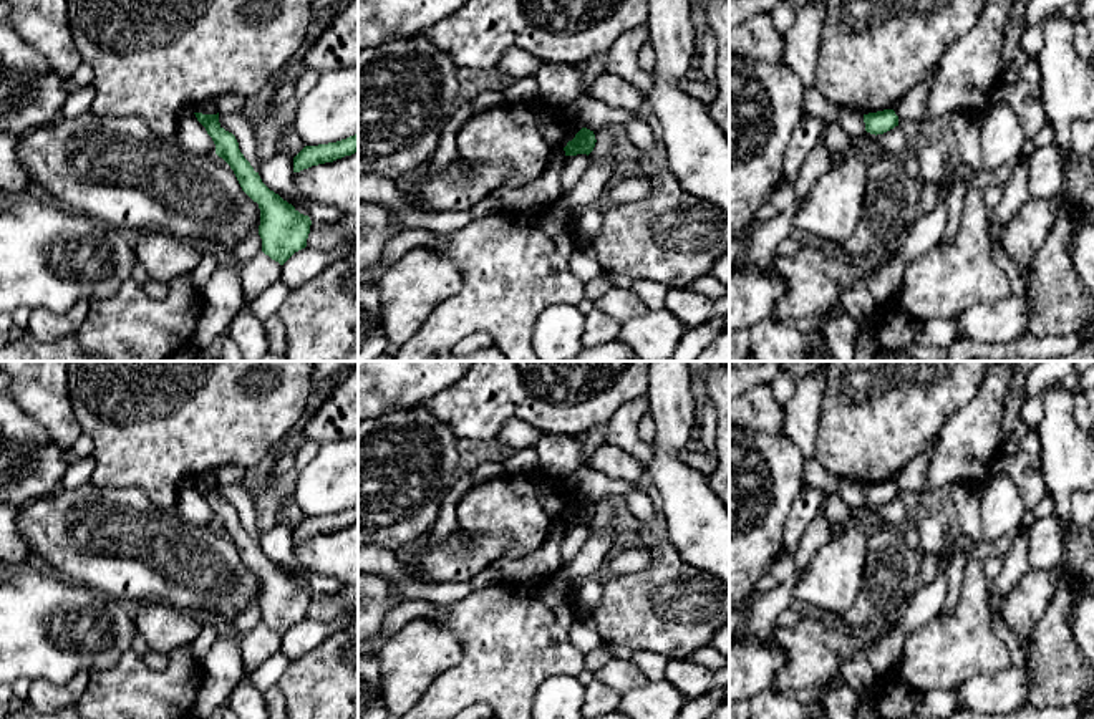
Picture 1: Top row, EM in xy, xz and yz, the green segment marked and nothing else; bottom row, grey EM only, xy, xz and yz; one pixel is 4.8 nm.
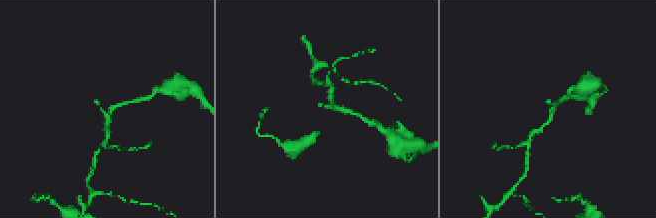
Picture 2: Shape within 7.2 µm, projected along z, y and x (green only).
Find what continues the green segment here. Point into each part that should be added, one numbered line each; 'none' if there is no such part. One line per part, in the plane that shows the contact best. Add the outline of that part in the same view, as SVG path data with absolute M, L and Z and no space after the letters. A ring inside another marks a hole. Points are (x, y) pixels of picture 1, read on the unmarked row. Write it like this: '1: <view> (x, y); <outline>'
none

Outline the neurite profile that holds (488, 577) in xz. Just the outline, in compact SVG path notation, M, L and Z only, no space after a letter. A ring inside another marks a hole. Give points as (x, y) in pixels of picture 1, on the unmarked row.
M497 568L479 572L471 581L476 590L504 583L502 573Z

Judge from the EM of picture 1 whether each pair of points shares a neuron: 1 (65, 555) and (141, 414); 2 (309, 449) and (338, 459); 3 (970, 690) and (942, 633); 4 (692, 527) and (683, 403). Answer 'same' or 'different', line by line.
1: different
2: different
3: different
4: same

